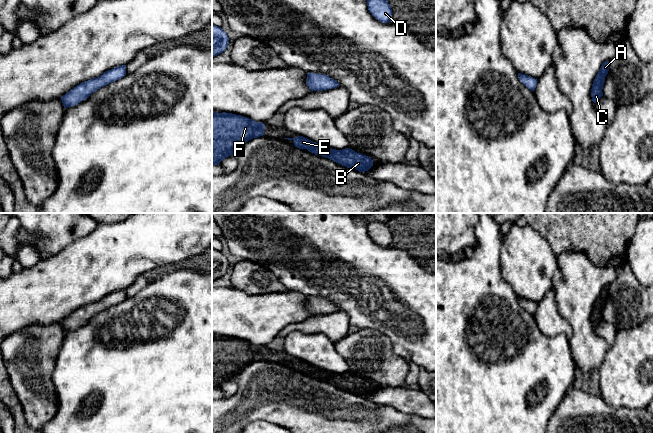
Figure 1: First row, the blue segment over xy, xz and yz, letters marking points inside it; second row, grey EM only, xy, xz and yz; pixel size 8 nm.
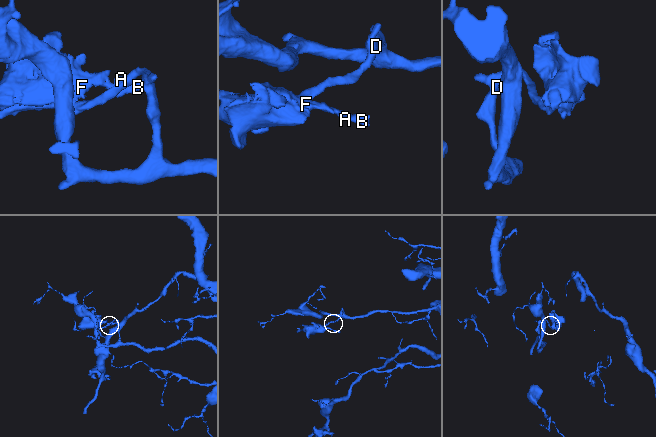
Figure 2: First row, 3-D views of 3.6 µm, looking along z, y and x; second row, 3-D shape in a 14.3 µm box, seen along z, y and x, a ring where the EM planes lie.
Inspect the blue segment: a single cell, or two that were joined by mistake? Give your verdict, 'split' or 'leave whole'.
split

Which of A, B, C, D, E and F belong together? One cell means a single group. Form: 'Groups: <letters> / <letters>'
Groups: A B C E F / D

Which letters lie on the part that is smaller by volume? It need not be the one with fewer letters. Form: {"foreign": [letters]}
{"foreign": ["A", "B", "C", "E", "F"]}

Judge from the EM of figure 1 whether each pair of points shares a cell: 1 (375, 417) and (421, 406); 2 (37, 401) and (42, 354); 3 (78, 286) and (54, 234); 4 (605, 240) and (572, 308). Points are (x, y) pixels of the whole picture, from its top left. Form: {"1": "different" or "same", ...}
{"1": "different", "2": "same", "3": "different", "4": "different"}

